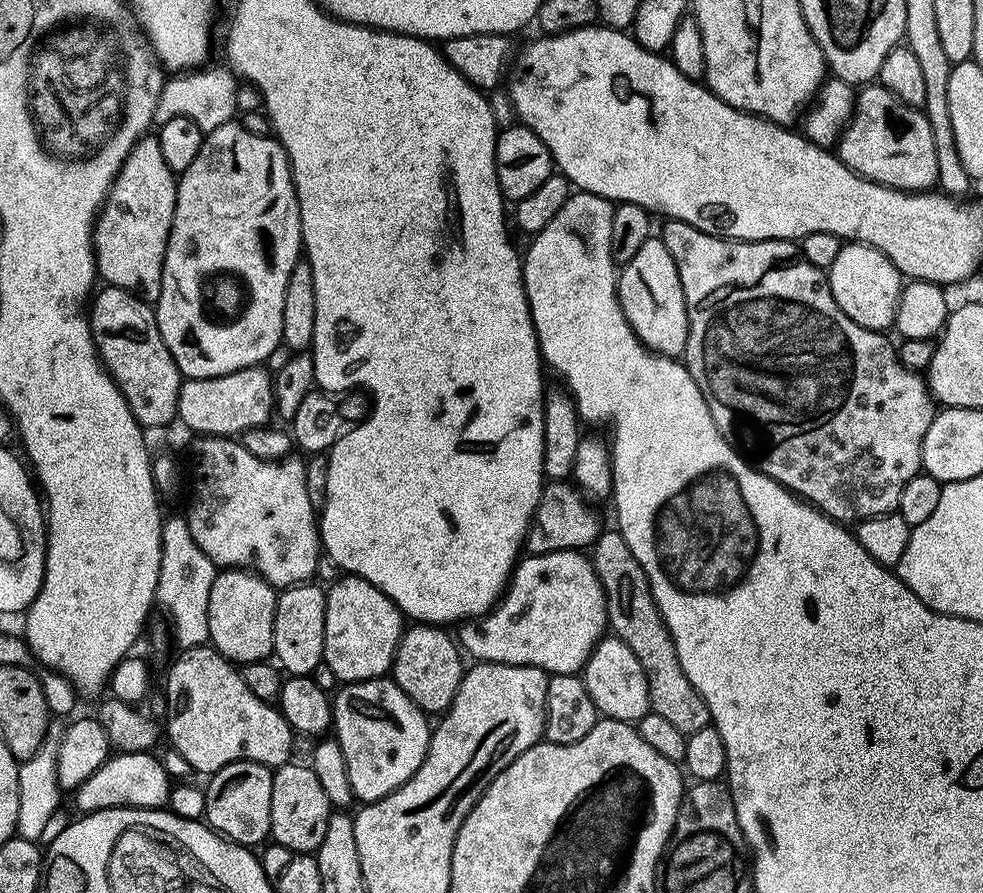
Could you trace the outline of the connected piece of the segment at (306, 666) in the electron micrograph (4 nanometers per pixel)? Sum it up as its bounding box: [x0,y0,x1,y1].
[272,582,326,676]

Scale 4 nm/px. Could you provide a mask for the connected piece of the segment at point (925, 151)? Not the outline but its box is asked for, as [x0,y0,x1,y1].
[838,82,940,192]

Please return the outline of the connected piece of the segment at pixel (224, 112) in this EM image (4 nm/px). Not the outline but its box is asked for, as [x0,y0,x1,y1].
[153,66,238,134]

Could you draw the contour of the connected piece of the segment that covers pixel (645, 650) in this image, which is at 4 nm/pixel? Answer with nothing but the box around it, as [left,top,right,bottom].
[590,530,712,734]

